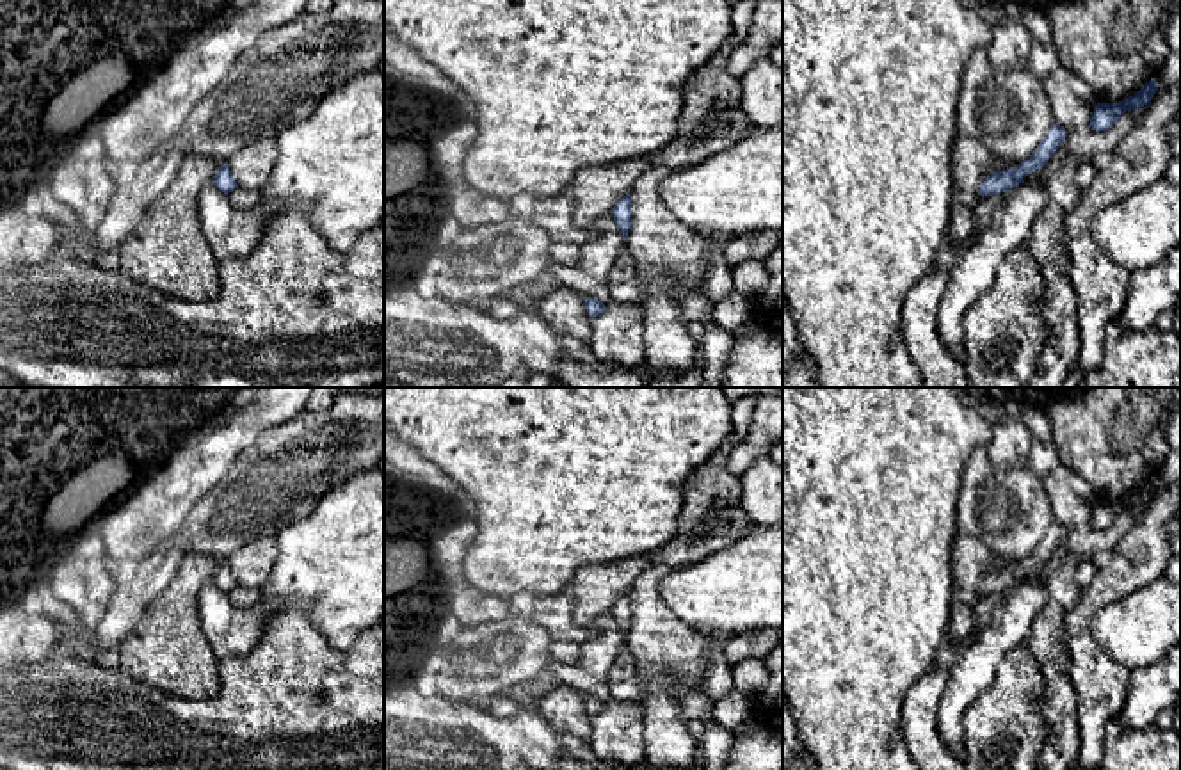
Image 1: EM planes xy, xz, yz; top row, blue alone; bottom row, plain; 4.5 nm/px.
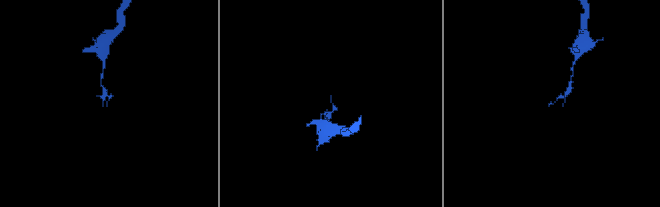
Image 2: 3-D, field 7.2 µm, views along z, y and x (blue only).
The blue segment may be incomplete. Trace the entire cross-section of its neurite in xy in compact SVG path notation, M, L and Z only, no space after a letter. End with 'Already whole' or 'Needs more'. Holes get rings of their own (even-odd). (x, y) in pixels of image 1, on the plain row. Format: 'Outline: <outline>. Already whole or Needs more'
Outline: M221 562L217 571L215 571L215 576L213 576L213 582L215 585L224 590L226 594L229 590L233 590L238 583L229 569L229 564L228 562Z. Already whole

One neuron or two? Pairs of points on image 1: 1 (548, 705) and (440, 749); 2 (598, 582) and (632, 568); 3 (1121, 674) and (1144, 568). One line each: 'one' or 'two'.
1: two
2: one
3: one

